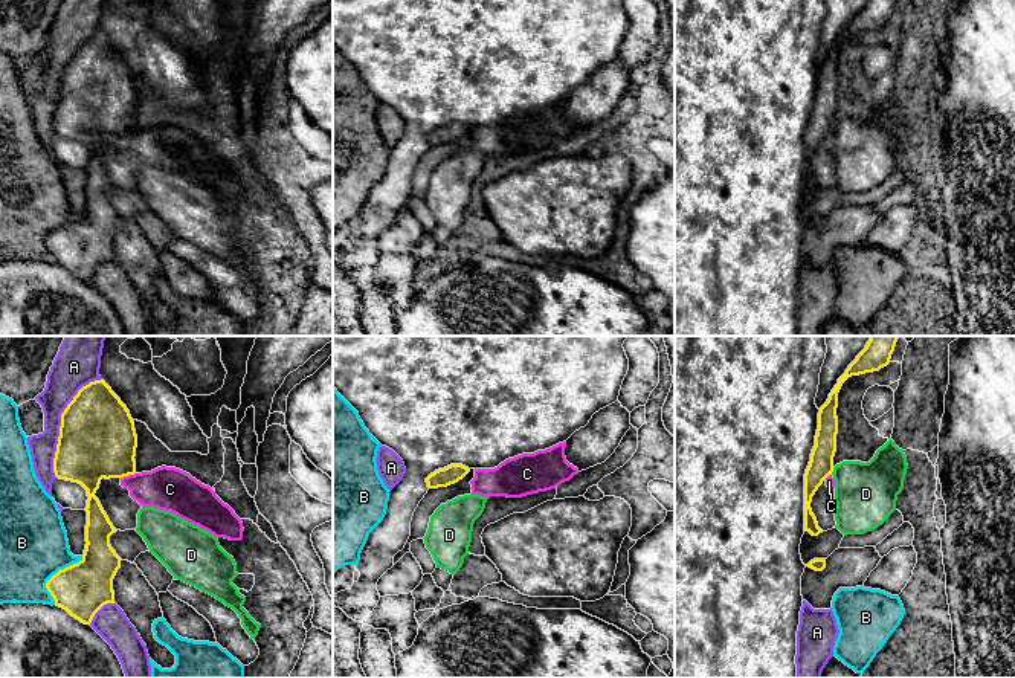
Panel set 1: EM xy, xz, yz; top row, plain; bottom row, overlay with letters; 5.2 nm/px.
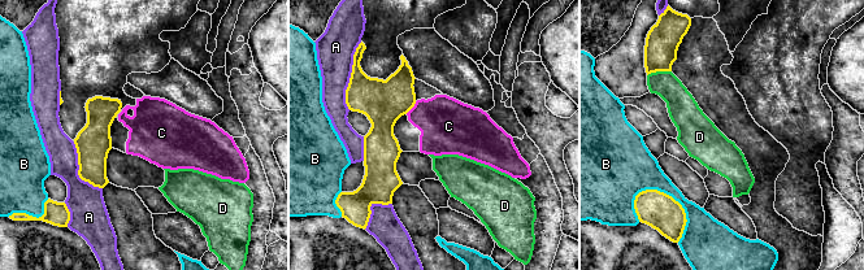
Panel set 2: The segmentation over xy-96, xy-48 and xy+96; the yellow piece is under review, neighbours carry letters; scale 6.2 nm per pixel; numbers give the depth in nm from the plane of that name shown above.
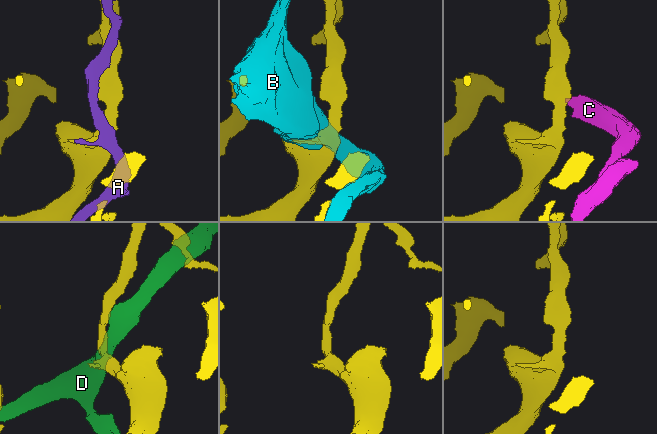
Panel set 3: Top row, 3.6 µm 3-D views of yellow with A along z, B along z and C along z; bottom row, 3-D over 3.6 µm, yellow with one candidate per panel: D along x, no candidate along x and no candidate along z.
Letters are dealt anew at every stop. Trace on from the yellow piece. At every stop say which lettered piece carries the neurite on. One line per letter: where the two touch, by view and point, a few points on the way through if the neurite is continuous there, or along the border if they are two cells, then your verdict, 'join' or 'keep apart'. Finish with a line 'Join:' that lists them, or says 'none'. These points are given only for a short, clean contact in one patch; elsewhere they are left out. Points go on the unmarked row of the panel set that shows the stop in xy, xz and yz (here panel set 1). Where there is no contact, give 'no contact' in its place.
A: xy (61, 81) | keep apart
B: xy (54, 232) | keep apart
C: xy (127, 133) | along xy (135, 130), (121, 136) | keep apart
D: yz (832, 129) | along yz (834, 125), (831, 132) | keep apart
Join: none

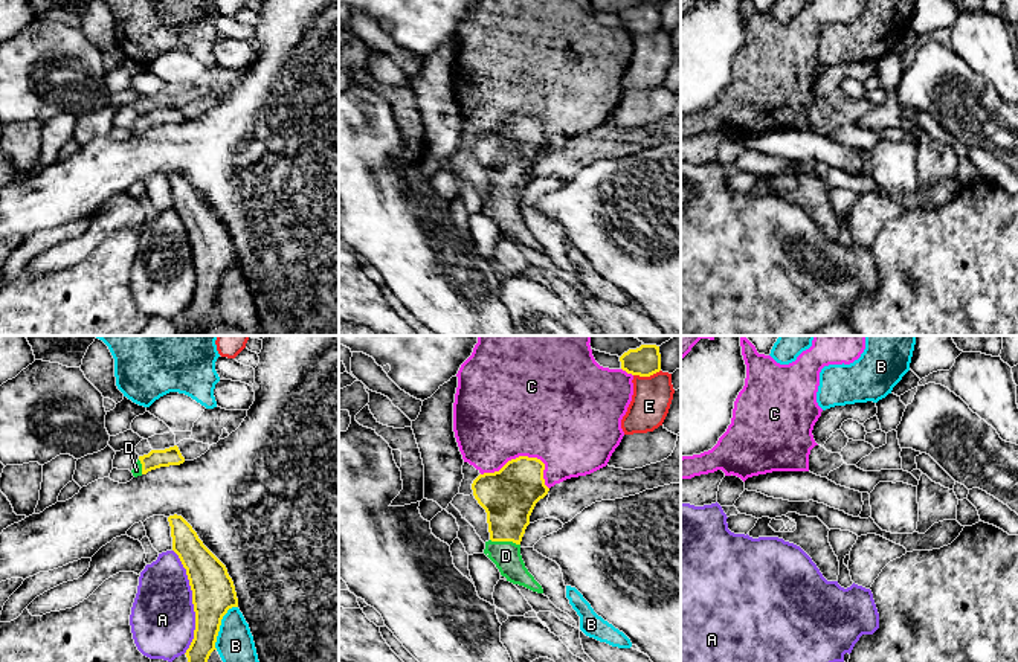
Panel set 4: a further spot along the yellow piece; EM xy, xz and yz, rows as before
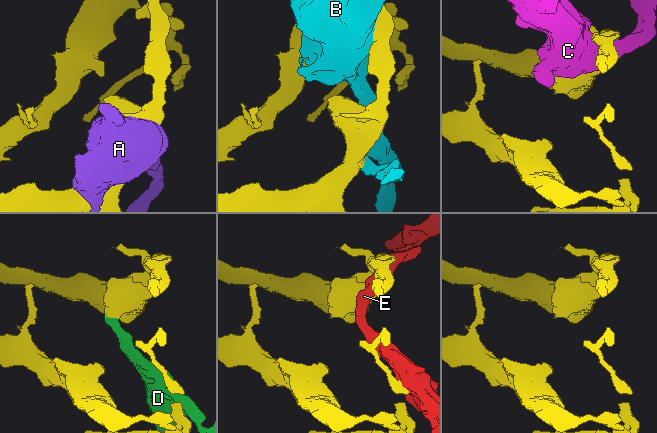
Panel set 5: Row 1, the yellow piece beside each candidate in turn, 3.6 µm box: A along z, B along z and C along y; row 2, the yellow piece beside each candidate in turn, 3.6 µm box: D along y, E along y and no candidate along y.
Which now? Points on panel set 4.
A: xy (193, 260) | keep apart
B: xy (220, 282) | keep apart
C: xz (525, 115) | keep apart
D: xz (505, 199) | across xz (508, 154), (505, 199), (505, 214) | join
E: xz (646, 34) | keep apart
Join: D

